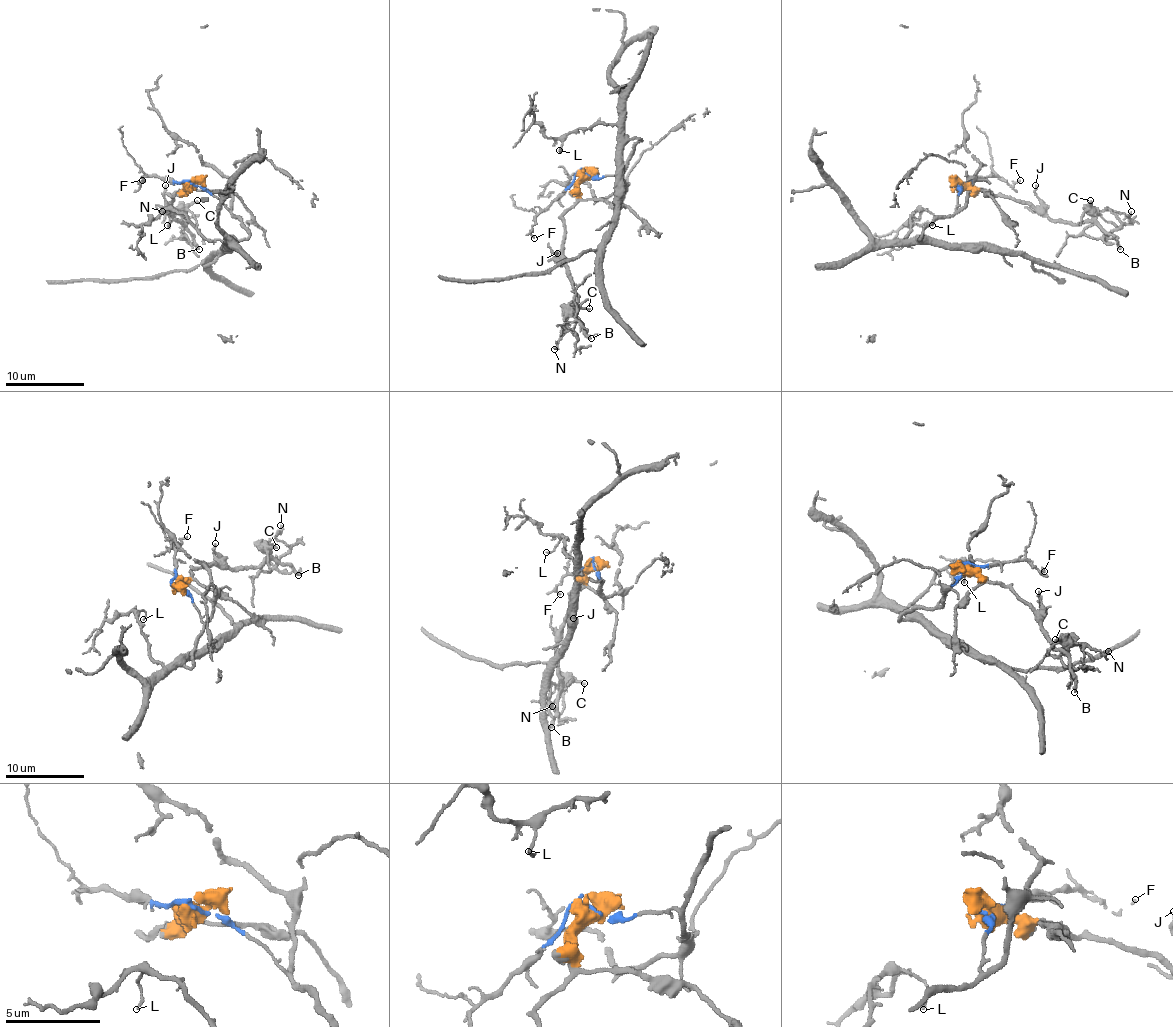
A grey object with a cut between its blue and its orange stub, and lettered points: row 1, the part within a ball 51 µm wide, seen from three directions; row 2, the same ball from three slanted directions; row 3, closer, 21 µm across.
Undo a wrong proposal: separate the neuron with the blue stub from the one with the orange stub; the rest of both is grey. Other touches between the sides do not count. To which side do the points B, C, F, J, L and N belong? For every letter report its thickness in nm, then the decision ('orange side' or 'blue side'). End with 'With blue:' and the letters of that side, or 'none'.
B: 260 nm | orange side
C: 180 nm | orange side
F: 130 nm | blue side
J: 180 nm | orange side
L: 110 nm | blue side
N: 120 nm | orange side
With blue: F, L

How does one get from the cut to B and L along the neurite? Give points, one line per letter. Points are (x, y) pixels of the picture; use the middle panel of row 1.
B: (583, 173), (583, 181), (577, 187), (577, 201), (564, 215), (564, 266), (577, 297), (577, 317), (591, 338)
L: (583, 173), (595, 179), (621, 173), (640, 140), (628, 138), (615, 124), (599, 124), (567, 134), (560, 150)

